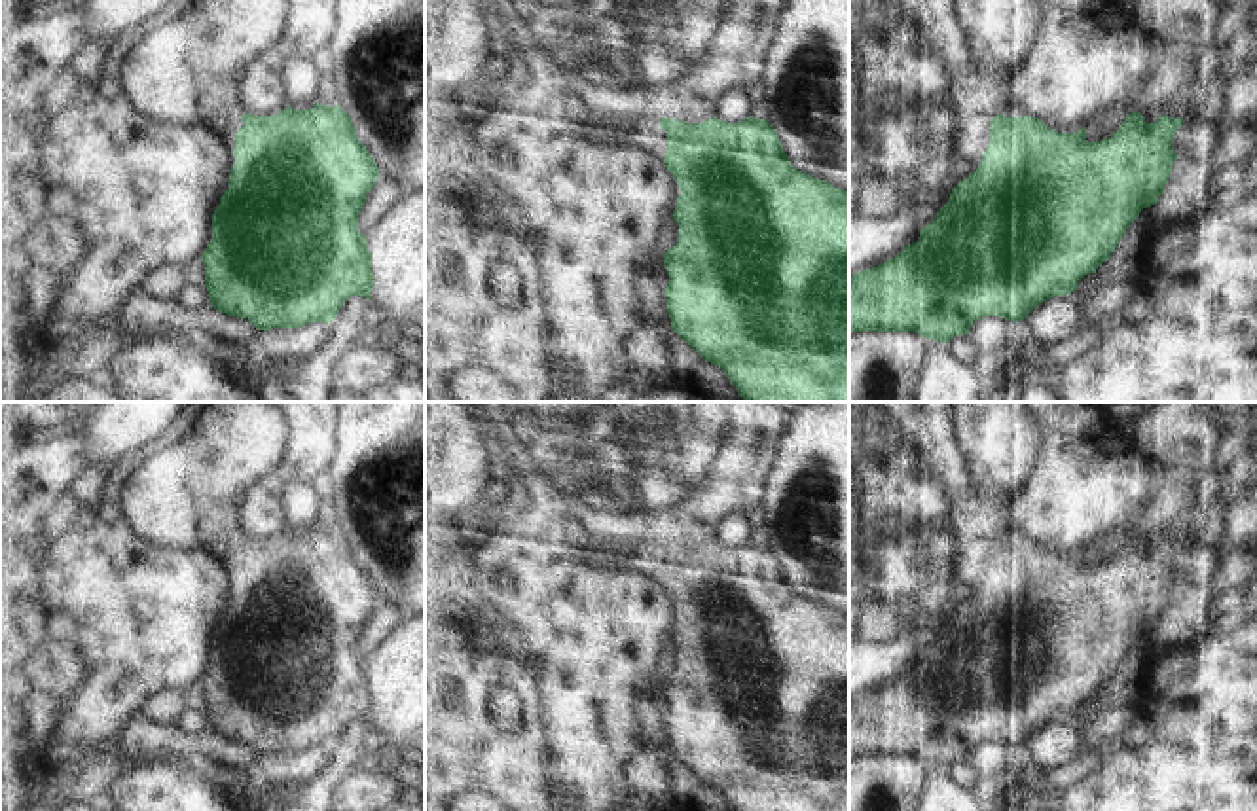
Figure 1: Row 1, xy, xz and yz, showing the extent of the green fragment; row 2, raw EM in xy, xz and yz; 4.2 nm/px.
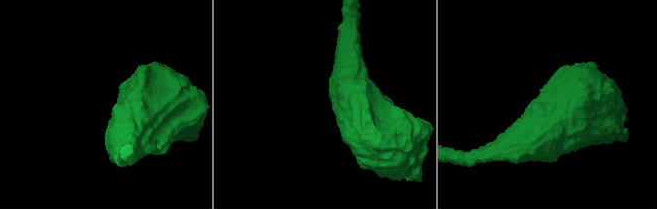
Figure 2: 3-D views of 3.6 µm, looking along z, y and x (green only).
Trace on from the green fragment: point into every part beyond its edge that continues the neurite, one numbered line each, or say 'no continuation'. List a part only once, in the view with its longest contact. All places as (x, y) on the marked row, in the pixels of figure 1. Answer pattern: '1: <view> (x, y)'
1: xy (190, 67).

